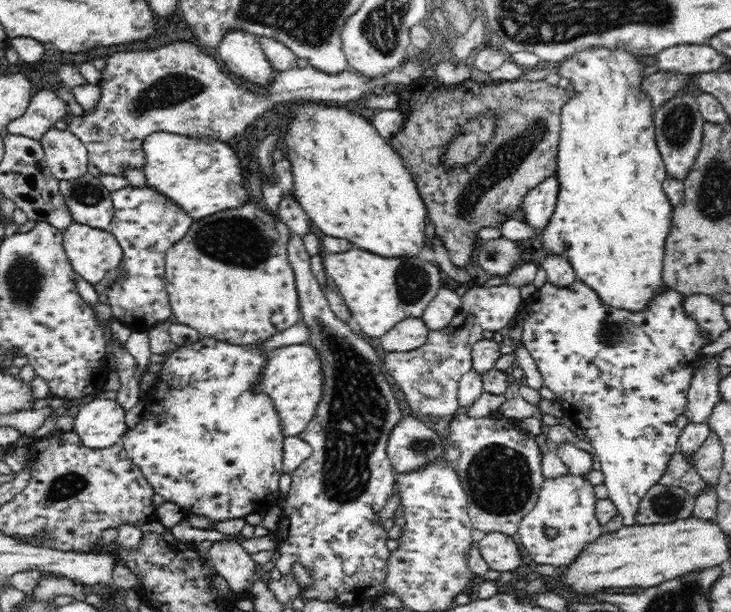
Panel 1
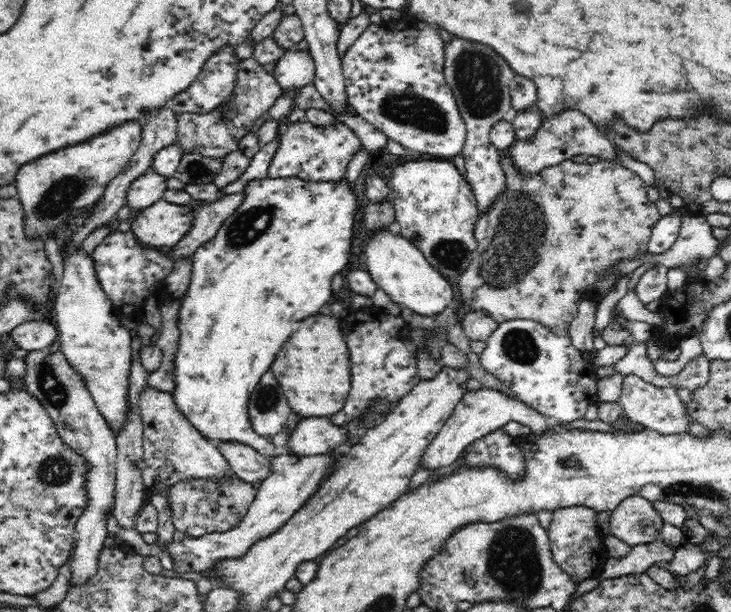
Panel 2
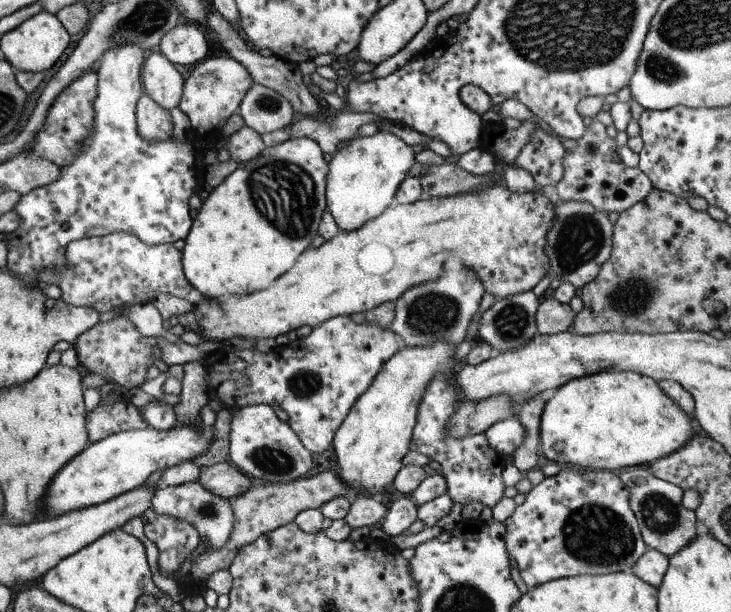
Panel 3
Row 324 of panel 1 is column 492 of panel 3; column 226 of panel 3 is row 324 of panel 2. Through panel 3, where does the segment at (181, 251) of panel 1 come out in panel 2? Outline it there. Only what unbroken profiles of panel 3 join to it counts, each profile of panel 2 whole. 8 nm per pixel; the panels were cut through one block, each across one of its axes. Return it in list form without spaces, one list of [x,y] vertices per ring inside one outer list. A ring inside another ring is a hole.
[[[315,314],[294,324],[290,338],[278,351],[271,372],[284,390],[286,399],[296,414],[304,418],[326,417],[336,414],[345,406],[351,390],[350,353],[344,338],[344,322],[334,315]]]

